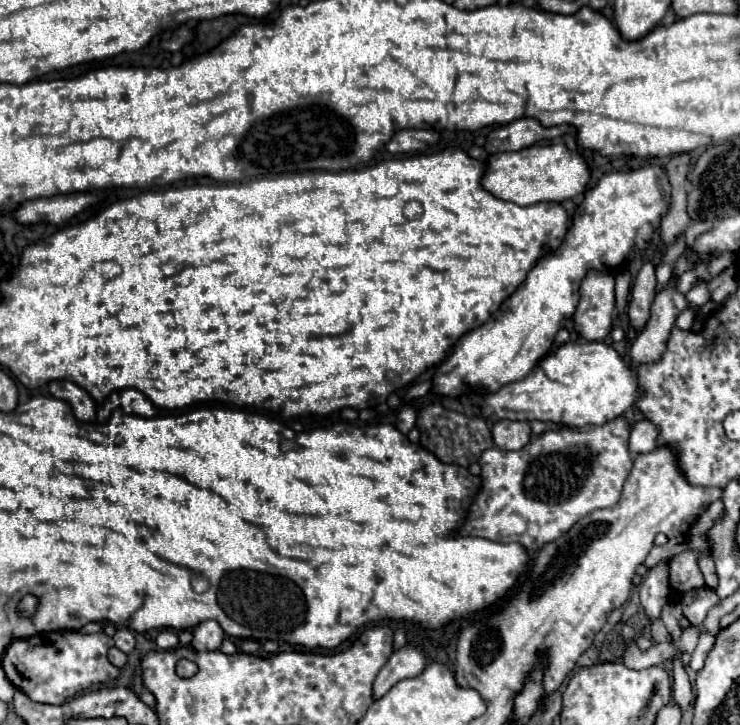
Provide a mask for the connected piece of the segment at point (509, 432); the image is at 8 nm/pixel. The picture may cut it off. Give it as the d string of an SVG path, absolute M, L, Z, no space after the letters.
M497 421L493 423L493 441L503 451L517 451L519 447L525 447L531 439L531 427L527 421Z

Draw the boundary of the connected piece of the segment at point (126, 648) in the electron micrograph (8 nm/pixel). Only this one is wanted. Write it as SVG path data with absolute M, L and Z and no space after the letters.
M117 631L113 635L113 641L115 641L115 647L121 649L123 653L131 653L135 649L135 639L129 631Z

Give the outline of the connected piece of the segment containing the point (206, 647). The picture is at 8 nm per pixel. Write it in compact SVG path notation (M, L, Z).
M209 619L209 621L203 621L195 627L191 645L193 645L195 651L215 651L215 649L221 647L223 637L225 637L225 633L219 627L219 623Z

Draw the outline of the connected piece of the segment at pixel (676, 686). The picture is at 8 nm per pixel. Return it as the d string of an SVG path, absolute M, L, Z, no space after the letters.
M681 653L675 657L673 661L673 699L677 705L681 705L683 709L689 705L693 693L691 693L691 681L689 675L681 663Z

